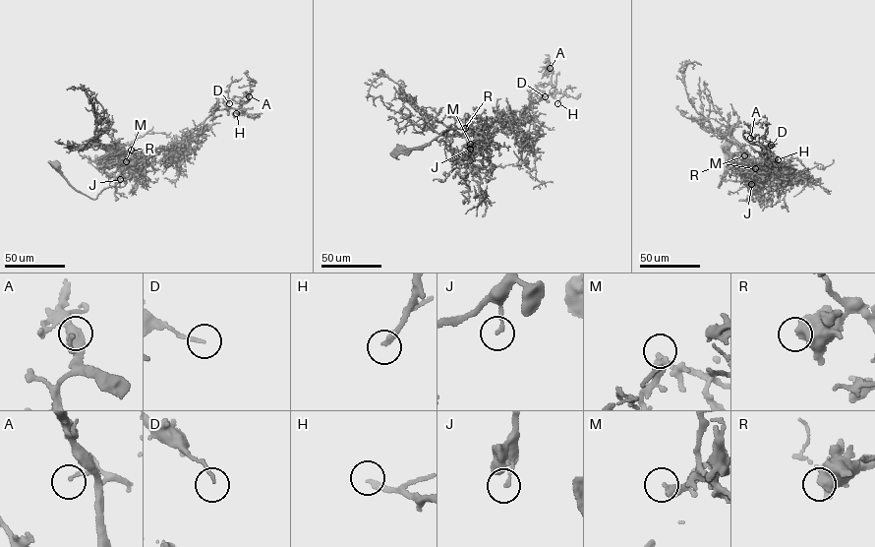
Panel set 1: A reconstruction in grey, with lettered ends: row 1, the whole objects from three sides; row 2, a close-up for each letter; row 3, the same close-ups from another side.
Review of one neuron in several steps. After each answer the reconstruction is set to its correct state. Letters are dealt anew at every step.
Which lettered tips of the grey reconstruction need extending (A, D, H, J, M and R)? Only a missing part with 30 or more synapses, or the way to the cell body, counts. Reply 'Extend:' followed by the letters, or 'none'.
Extend: H, M, R

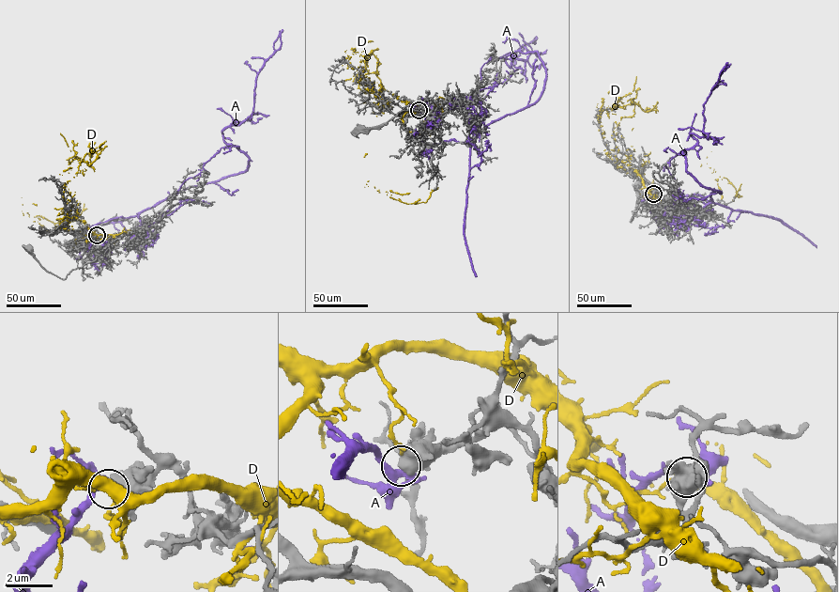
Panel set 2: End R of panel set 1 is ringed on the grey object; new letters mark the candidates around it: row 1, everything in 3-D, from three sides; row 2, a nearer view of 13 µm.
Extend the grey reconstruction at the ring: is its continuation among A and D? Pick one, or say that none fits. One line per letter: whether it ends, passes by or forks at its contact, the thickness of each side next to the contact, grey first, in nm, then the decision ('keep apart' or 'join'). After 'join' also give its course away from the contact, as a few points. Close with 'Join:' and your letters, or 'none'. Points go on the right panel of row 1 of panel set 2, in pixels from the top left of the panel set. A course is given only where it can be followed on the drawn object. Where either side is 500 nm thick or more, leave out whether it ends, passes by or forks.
A: calibres 700 and 340 nm; keep apart
D: calibres 550 and 140 nm; keep apart
Join: none

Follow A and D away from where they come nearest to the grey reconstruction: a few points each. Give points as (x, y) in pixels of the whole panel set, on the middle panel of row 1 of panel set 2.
A: (419, 110), (427, 146), (470, 145), (537, 101), (539, 54), (505, 59), (526, 59), (522, 44), (535, 39)
D: (419, 109), (395, 97), (381, 108), (352, 51), (365, 57), (358, 87), (373, 92)

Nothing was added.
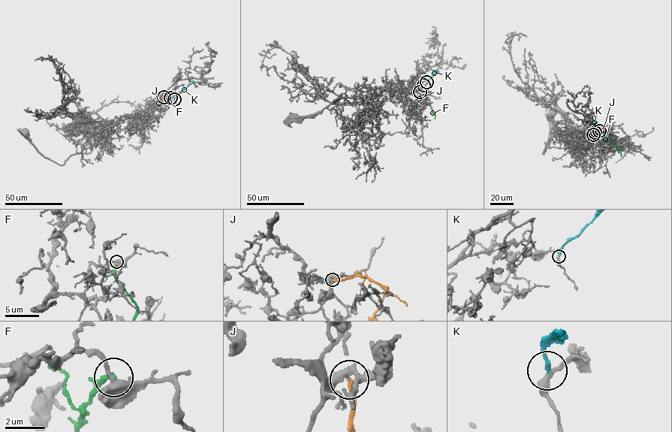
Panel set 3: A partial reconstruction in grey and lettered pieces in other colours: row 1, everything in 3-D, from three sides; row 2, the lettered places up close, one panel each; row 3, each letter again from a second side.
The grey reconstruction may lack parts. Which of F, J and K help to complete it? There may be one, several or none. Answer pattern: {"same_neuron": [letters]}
{"same_neuron": ["J"]}

